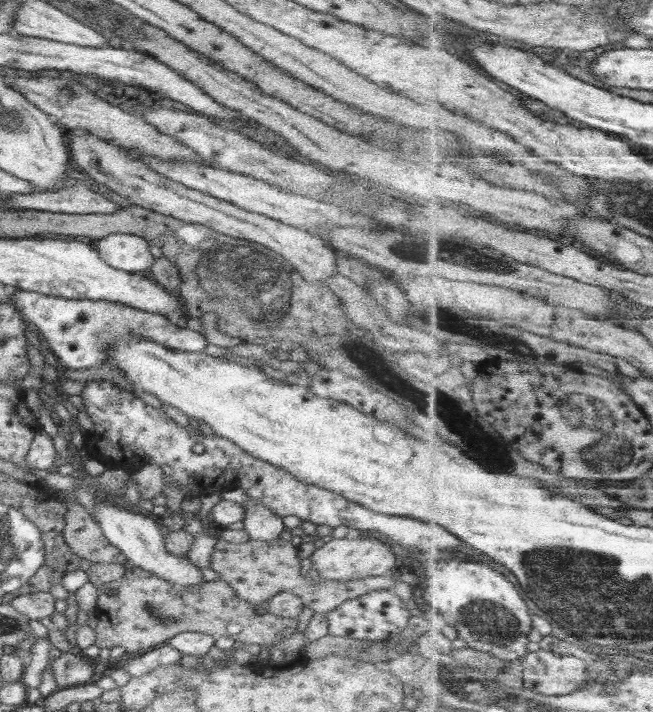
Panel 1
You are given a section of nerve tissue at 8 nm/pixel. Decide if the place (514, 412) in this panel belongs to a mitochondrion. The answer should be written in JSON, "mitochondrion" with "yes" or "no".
{"mitochondrion":"no"}

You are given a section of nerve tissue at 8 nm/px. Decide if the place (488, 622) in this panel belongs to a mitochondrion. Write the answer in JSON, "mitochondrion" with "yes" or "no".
{"mitochondrion":"yes"}

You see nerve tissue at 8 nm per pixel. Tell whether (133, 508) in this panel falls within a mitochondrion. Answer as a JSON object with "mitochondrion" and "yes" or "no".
{"mitochondrion":"no"}

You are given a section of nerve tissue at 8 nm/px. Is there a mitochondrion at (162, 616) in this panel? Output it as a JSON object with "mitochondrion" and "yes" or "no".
{"mitochondrion":"yes"}

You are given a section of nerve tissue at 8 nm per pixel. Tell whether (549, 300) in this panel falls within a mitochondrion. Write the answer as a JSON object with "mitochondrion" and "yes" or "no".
{"mitochondrion":"no"}

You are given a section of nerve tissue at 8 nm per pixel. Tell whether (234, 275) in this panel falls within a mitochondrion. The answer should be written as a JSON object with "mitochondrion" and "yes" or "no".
{"mitochondrion":"yes"}

